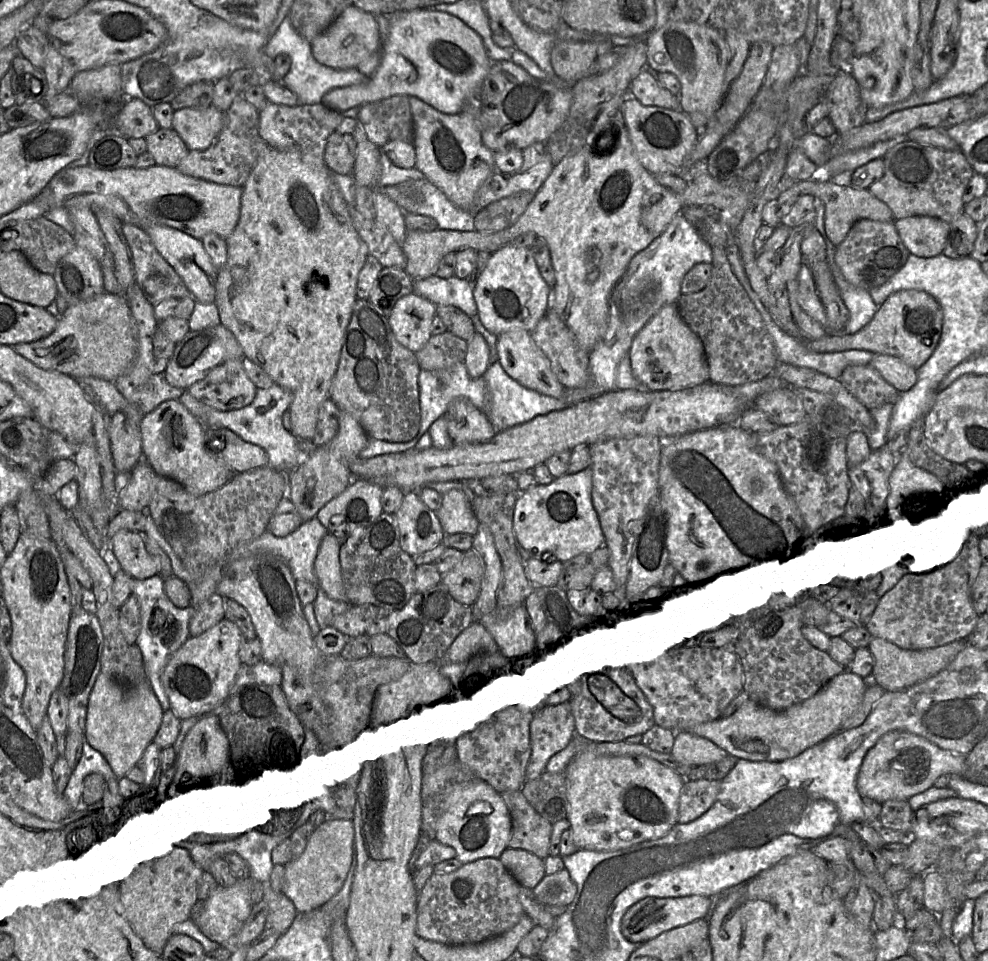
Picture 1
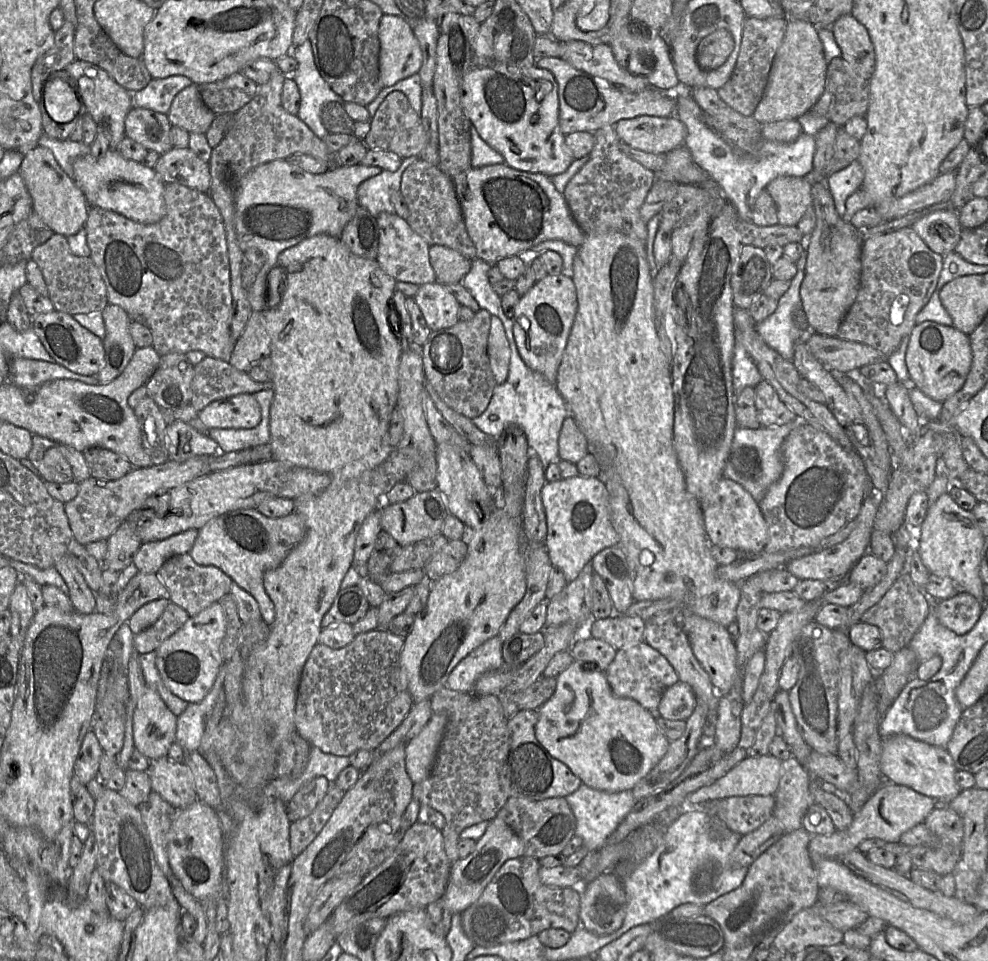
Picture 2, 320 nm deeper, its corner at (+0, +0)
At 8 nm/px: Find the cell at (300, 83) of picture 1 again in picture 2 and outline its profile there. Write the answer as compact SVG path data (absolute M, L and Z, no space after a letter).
M310 41L292 48L292 55L298 66L294 72L294 80L300 93L300 107L297 117L320 139L324 139L329 132L321 119L321 109L328 102L345 101L338 96L320 75L313 56Z

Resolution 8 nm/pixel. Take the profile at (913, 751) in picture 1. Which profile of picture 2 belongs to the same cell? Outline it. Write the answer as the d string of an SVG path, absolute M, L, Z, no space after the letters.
M892 782L882 783L857 812L850 827L845 831L835 831L831 835L810 834L808 851L813 863L821 858L843 859L851 850L867 838L879 838L888 843L900 843L901 835L923 823L935 809L935 800L910 787Z

